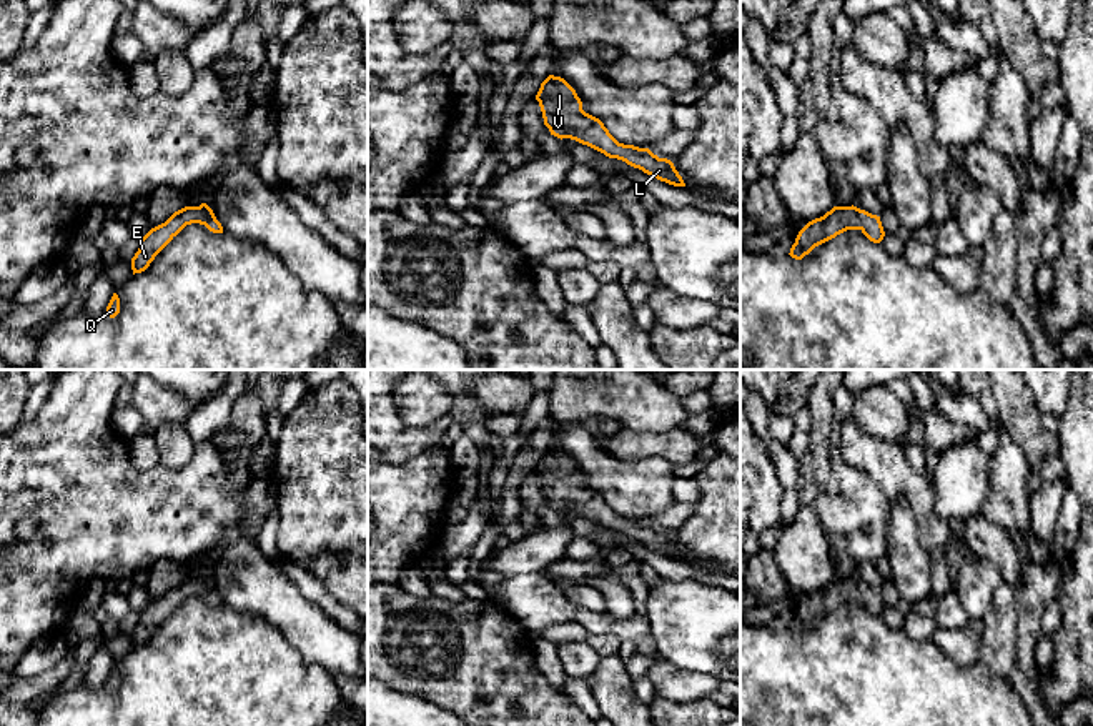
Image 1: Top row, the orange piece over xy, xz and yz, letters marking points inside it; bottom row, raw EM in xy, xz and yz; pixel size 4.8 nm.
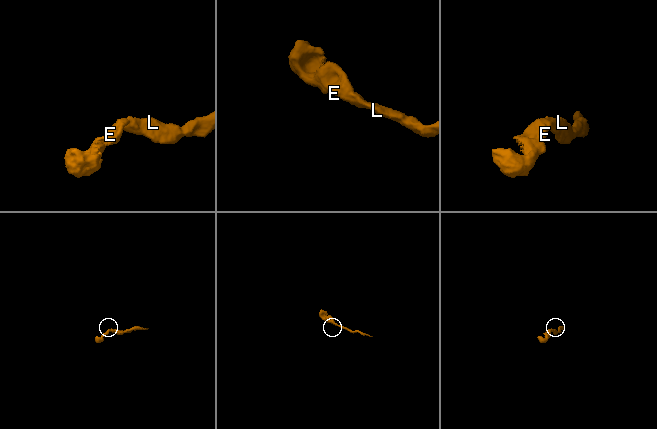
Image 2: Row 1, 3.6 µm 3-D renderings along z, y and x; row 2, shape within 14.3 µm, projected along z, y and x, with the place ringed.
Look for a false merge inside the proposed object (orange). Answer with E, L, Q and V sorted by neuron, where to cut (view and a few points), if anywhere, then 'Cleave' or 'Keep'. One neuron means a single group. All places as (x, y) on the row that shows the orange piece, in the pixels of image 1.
Groups: E L Q V. No split. Keep

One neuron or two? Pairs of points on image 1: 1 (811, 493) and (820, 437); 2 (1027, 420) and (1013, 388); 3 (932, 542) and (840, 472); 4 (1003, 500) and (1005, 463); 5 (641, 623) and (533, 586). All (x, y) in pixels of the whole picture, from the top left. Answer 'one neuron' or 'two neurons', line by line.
1: one neuron
2: one neuron
3: two neurons
4: one neuron
5: one neuron

